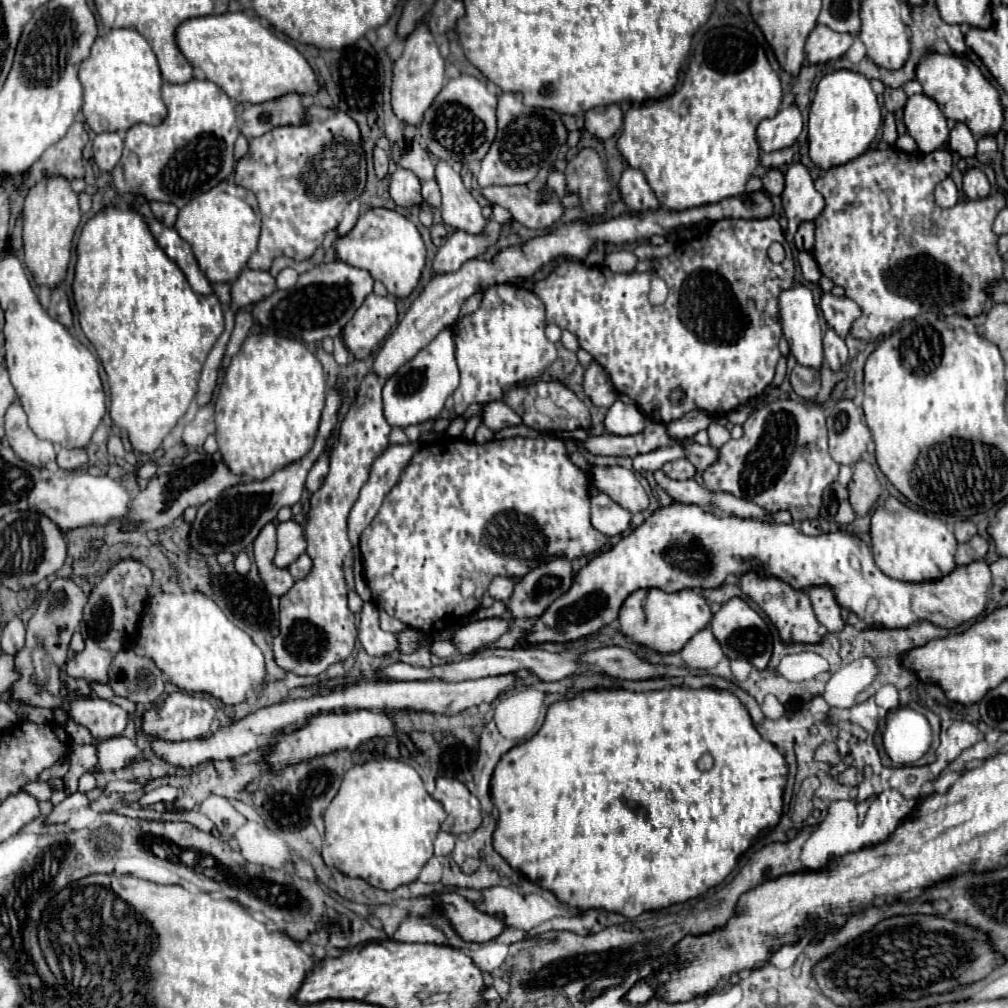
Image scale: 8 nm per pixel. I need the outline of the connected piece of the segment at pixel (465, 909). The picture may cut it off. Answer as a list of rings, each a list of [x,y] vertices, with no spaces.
[[[457,893],[439,895],[439,899],[441,903],[445,903],[445,917],[465,941],[489,943],[499,937],[507,927],[501,917],[479,911],[475,903],[463,899]]]

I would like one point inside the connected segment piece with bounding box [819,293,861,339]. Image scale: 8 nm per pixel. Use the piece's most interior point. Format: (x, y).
(839, 313)

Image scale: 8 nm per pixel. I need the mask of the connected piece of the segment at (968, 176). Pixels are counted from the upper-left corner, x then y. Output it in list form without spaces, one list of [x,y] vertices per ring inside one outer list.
[[[975,167],[975,169],[967,169],[967,173],[963,175],[963,193],[969,197],[969,199],[985,199],[989,197],[991,193],[991,185],[989,185],[989,179],[987,175]]]

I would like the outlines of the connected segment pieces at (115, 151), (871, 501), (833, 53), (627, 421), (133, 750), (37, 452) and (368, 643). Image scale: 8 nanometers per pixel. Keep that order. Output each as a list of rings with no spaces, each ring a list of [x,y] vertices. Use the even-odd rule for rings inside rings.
[[[101,133],[93,141],[93,159],[103,171],[113,171],[123,153],[123,139],[119,133]]]
[[[857,461],[853,467],[853,479],[847,489],[849,489],[849,501],[853,511],[859,517],[867,515],[881,495],[881,485],[877,481],[873,465],[867,461]]]
[[[817,25],[805,45],[807,61],[811,65],[819,65],[819,63],[827,63],[833,59],[841,59],[849,51],[851,45],[853,45],[851,35],[841,35],[829,27]]]
[[[615,401],[605,415],[605,429],[613,435],[637,435],[645,429],[645,415],[637,405]]]
[[[111,737],[105,741],[99,741],[95,745],[97,749],[97,767],[99,773],[115,773],[131,763],[135,763],[139,757],[143,757],[143,749],[127,737]]]
[[[13,403],[7,409],[7,415],[5,415],[5,431],[7,431],[7,441],[9,441],[11,449],[15,451],[15,455],[19,459],[25,459],[25,463],[33,463],[35,467],[45,467],[49,461],[55,461],[55,445],[51,441],[39,439],[33,433],[33,429],[27,425],[27,415],[25,415],[25,411],[23,411],[23,407],[19,403]]]
[[[365,601],[361,609],[359,641],[369,655],[383,657],[399,651],[399,635],[393,635],[379,627],[379,609],[371,601]]]

